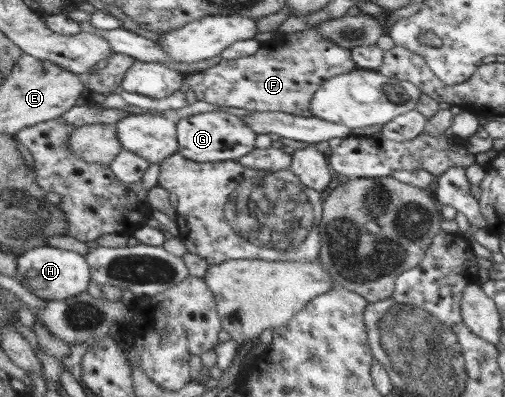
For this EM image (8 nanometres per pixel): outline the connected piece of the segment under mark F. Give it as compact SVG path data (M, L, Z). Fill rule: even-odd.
M311 27L286 34L277 31L269 41L261 43L261 48L255 54L237 59L222 58L212 67L186 75L186 82L197 100L216 106L314 117L310 102L316 91L328 79L349 73L355 67L351 50L331 43Z

